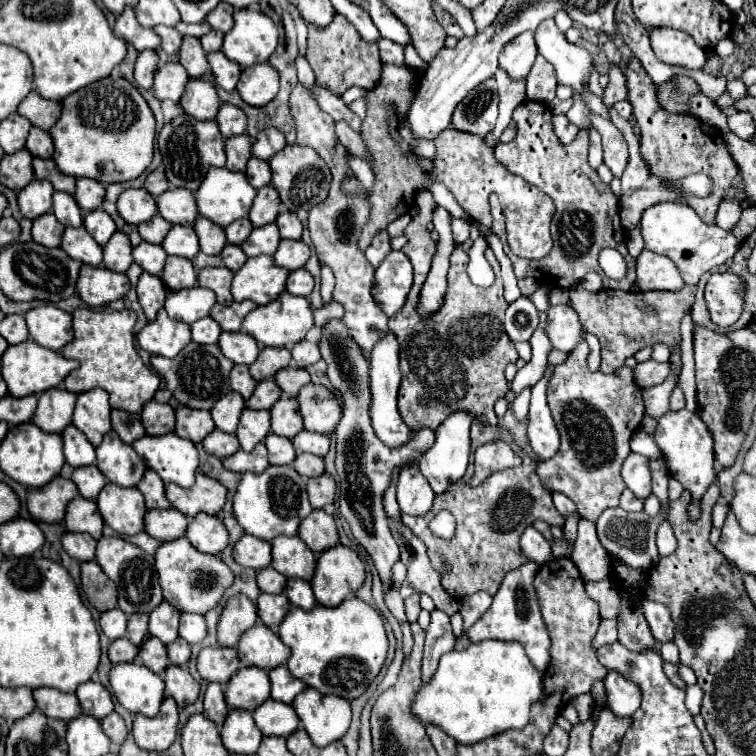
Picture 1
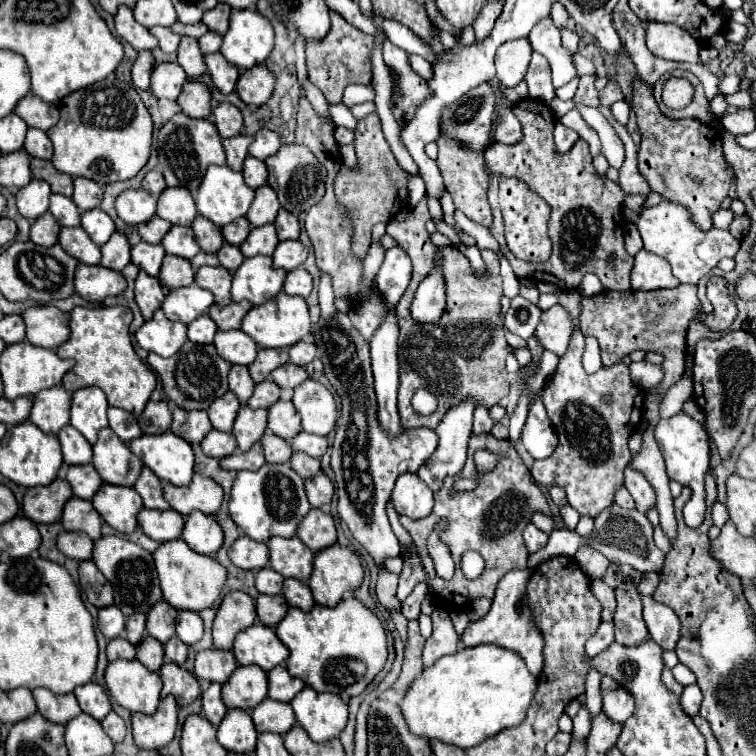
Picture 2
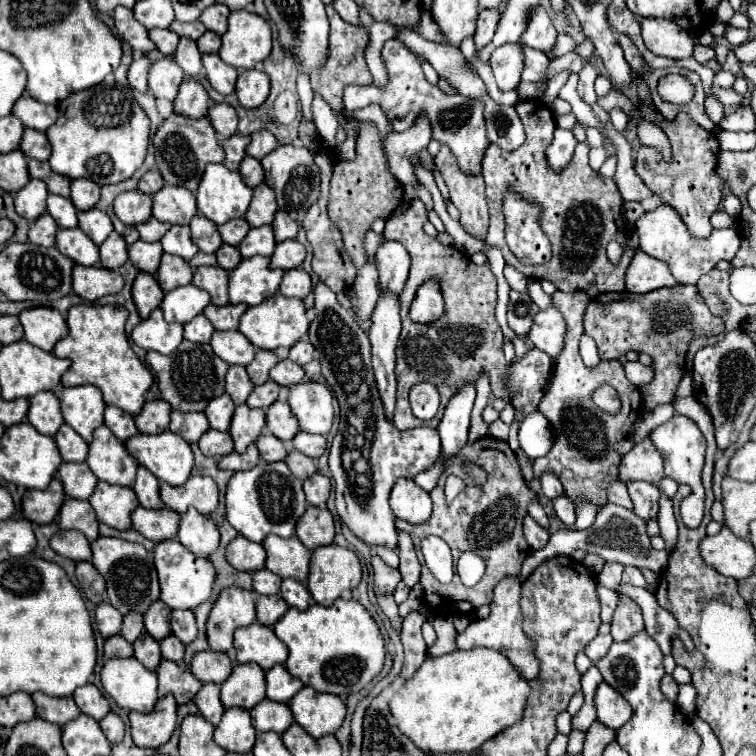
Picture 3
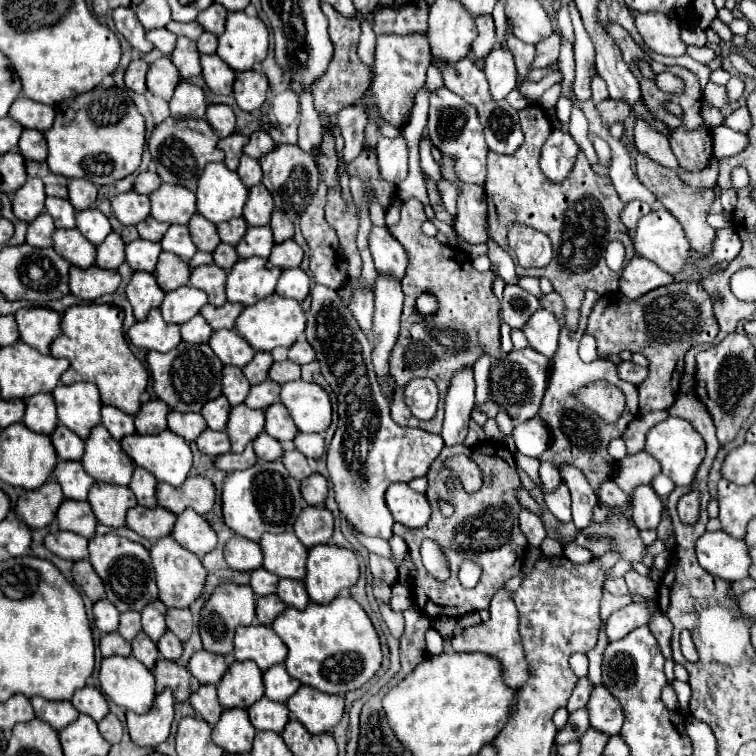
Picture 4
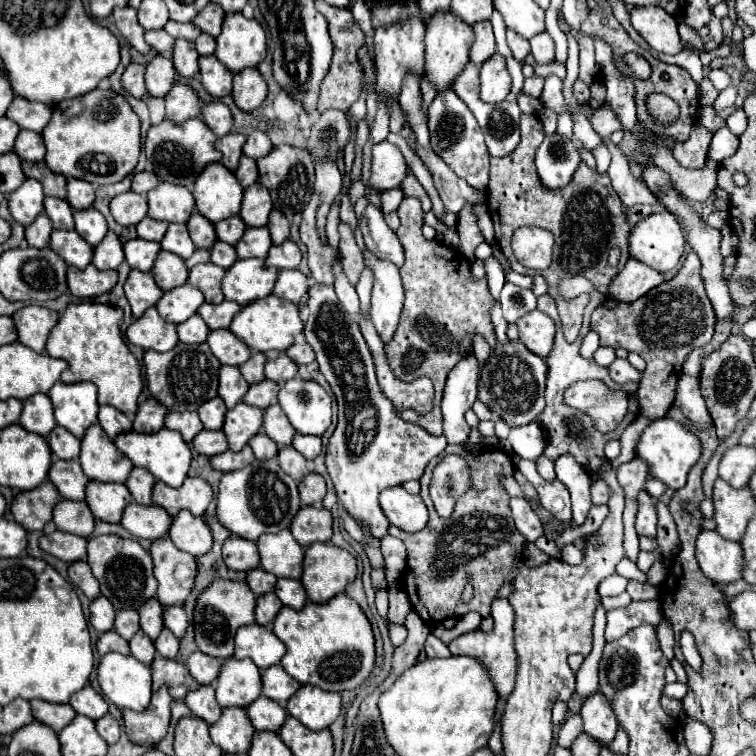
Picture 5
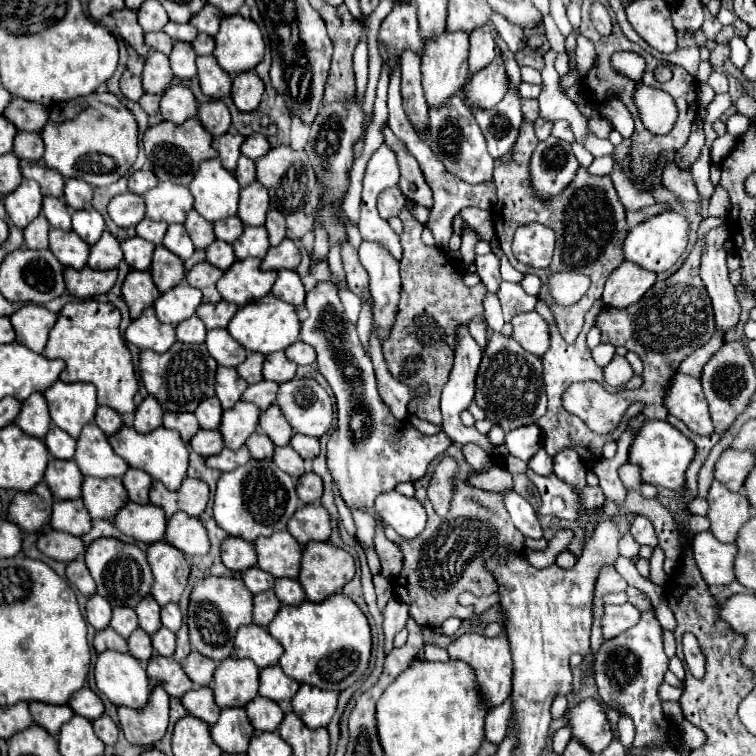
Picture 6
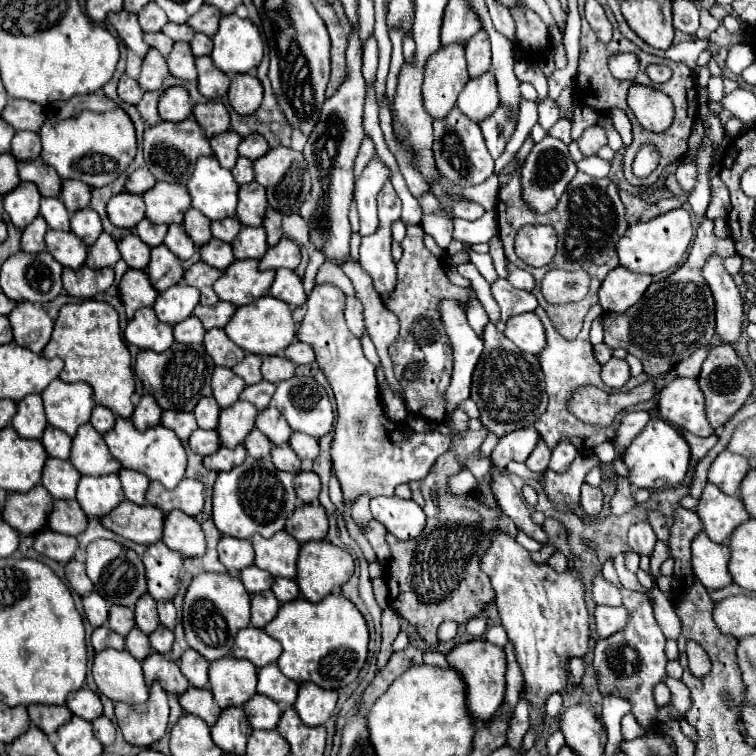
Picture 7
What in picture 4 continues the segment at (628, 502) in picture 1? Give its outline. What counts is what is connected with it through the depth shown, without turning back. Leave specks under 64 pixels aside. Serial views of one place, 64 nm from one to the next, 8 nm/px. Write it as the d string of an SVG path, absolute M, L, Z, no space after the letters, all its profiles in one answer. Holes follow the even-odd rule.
M606 480L604 484L600 484L598 492L598 502L606 504L606 506L626 506L626 494L616 486L614 480Z

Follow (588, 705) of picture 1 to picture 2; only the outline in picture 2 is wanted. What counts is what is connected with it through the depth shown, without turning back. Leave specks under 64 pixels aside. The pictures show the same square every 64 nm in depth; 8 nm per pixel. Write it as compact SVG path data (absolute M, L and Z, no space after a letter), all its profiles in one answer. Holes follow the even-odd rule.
M584 694L580 695L578 699L581 702L581 708L578 714L573 718L572 738L576 738L576 740L582 740L582 738L586 738L590 732L592 718L589 714L589 711L585 707Z

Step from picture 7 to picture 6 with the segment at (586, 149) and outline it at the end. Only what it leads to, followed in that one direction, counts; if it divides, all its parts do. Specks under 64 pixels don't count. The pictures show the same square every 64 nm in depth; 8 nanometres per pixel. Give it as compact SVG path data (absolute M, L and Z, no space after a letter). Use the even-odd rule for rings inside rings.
M594 116L590 122L588 122L588 128L594 136L598 138L608 138L610 130L612 130L612 122L608 118L602 118L602 116Z

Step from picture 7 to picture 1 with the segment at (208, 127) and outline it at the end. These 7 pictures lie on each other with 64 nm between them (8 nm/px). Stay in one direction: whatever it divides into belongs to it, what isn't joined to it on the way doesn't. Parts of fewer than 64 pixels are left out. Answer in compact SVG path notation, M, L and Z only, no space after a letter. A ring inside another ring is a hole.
M222 104L216 114L216 122L218 122L218 128L224 138L238 136L238 134L246 132L246 116L238 106Z

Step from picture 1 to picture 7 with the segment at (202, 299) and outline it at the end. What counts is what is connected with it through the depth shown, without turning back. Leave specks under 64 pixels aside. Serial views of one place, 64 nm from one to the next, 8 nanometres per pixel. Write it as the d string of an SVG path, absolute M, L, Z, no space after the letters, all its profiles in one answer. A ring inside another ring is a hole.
M180 282L156 298L154 312L160 322L168 322L170 326L174 326L192 314L198 300L200 300L200 292L196 292L196 288Z

